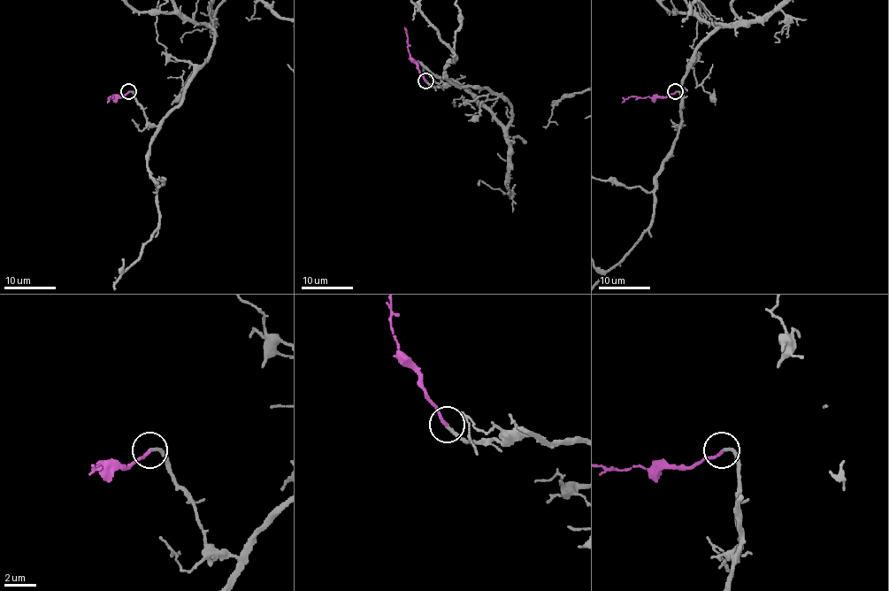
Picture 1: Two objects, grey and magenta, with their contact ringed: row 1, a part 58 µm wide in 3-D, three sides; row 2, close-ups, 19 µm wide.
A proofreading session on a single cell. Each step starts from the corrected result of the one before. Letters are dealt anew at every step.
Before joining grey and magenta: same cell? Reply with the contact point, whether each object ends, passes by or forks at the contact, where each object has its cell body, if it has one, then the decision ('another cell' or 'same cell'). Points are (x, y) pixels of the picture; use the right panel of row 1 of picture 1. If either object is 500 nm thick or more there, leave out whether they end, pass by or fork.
(675, 91) | grey ends | magenta ends | grey none | magenta none | same cell

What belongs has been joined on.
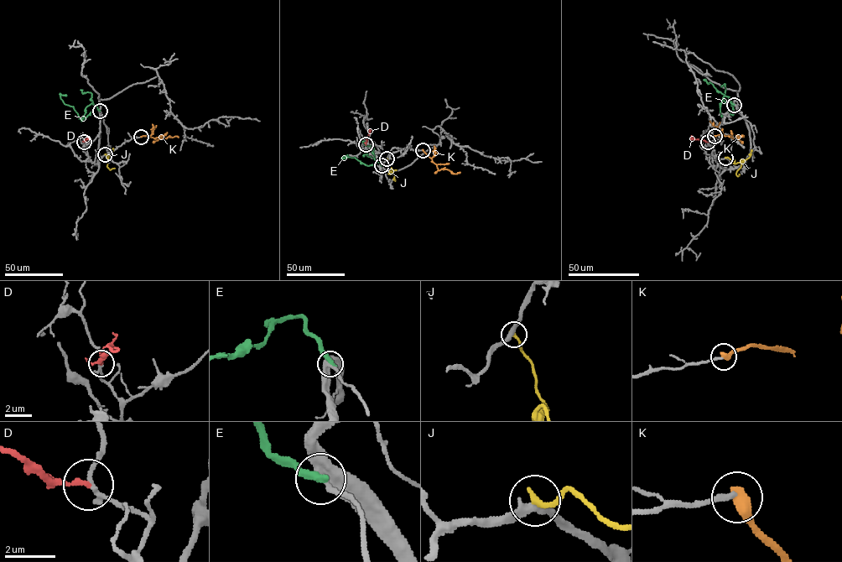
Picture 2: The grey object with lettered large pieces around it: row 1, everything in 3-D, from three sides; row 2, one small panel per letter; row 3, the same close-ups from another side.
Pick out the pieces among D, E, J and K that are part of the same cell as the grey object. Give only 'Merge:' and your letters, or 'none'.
Merge: none

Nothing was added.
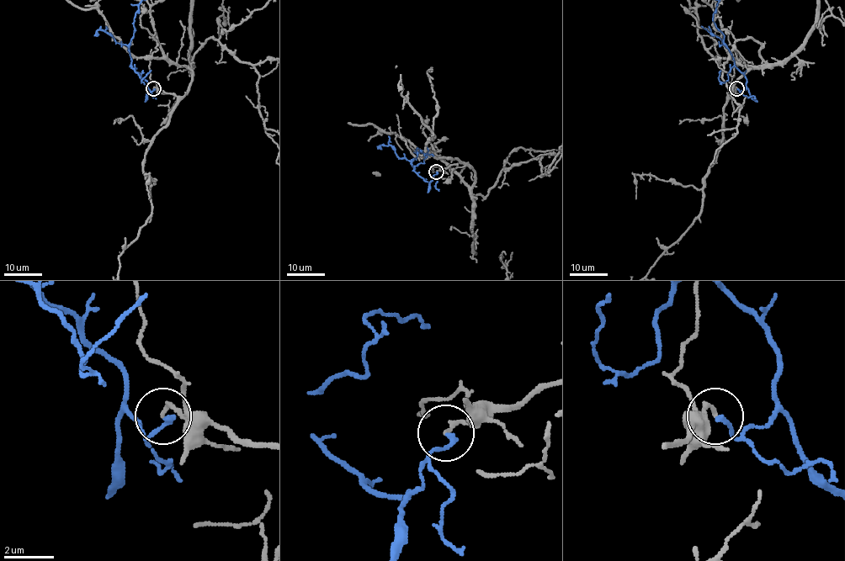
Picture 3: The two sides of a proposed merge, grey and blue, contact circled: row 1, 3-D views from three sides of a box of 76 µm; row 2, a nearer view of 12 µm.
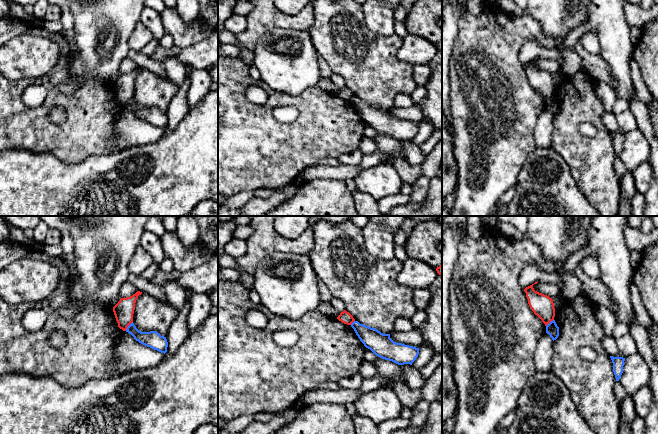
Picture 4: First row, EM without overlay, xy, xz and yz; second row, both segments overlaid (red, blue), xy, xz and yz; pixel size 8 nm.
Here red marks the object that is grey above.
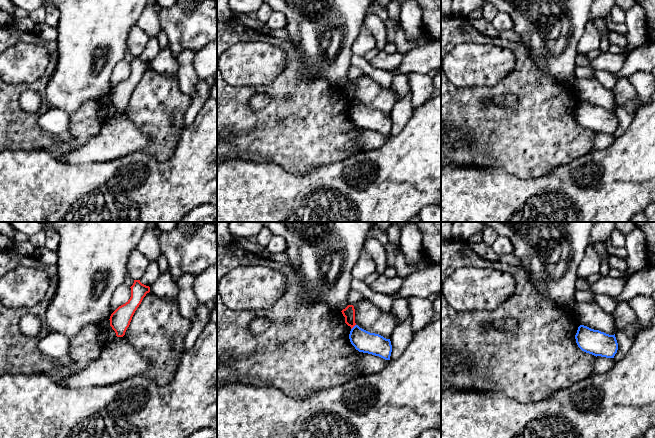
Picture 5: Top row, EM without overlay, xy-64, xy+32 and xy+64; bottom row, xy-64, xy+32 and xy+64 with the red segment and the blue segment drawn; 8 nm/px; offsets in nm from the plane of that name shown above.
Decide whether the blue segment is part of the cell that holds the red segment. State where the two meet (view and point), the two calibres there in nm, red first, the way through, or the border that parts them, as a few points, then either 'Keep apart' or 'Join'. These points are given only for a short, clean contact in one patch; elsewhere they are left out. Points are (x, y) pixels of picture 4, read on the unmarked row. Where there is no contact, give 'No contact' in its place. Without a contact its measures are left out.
Touches red at xy (128, 101). Thickness 160 nm (red) against 140 nm. Boundary: xy (132, 97), (125, 106). Keep apart

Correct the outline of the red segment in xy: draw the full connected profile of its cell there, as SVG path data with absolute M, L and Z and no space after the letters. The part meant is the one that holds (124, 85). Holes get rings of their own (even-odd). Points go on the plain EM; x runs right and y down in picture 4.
M137 67L130 73L121 74L120 77L113 83L113 88L118 99L118 103L126 107L127 103L133 98L133 90L135 79L142 68Z

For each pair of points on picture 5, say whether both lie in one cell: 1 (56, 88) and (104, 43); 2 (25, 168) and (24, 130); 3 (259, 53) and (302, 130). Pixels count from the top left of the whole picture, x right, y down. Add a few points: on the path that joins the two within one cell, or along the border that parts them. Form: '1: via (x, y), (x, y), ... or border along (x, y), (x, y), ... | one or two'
1: via (69, 75), (86, 58), (91, 50) | one
2: border along (10, 149), (46, 150), (48, 152) | two
3: border along (284, 68), (269, 83), (250, 85) | two

